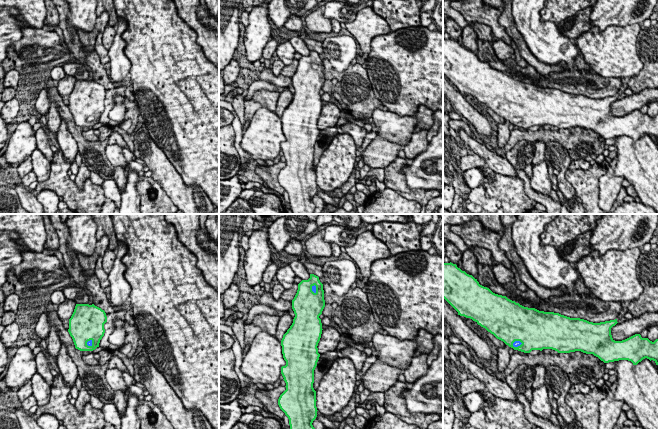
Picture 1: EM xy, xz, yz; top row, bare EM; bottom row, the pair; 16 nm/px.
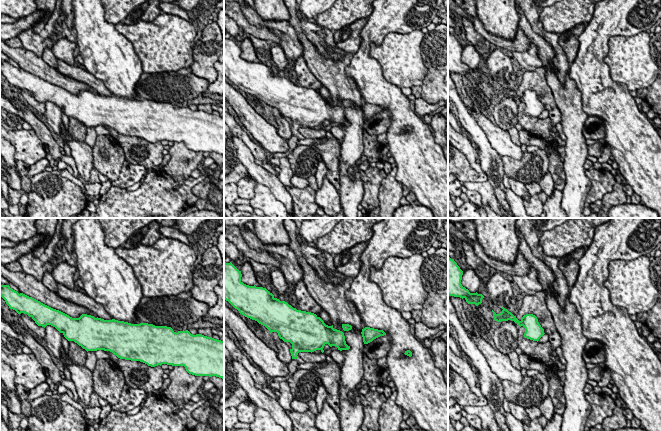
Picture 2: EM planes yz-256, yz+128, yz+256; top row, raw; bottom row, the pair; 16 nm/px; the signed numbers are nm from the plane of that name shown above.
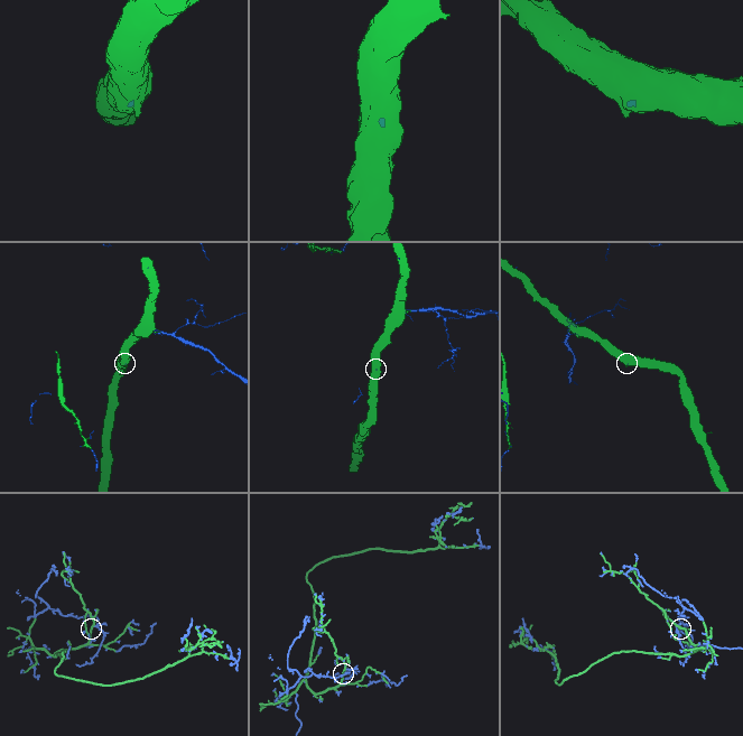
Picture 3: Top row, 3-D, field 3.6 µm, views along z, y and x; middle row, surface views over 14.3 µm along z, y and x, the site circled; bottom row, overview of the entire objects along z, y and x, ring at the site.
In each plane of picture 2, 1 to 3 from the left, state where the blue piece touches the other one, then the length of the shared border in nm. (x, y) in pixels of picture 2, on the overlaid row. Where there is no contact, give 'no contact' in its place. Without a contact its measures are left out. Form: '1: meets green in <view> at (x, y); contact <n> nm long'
1: no contact
2: no contact
3: no contact

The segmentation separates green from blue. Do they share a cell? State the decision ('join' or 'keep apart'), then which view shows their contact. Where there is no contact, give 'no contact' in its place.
join | yz

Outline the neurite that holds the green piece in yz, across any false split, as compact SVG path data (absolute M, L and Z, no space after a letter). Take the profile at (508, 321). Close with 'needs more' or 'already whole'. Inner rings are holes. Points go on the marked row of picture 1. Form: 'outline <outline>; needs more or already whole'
outline M443 262L443 298L458 312L458 315L472 319L514 350L524 353L543 349L552 349L558 353L581 351L593 354L604 363L628 360L637 365L647 358L658 365L658 339L652 342L648 338L642 338L640 334L635 334L625 340L615 341L611 335L611 328L618 323L617 319L593 323L559 313L524 307L480 285L472 275L451 262Z; needs more

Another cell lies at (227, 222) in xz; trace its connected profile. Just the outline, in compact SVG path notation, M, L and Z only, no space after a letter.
M219 214L219 296L233 283L234 276L240 271L240 232L243 214Z

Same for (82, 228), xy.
M76 214L65 222L69 230L67 240L68 254L77 257L78 254L86 257L95 253L97 238L97 224L92 214Z

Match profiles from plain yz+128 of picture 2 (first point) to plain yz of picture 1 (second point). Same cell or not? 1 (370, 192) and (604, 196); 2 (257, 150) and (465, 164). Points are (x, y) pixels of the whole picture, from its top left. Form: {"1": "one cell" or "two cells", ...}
{"1": "two cells", "2": "two cells"}

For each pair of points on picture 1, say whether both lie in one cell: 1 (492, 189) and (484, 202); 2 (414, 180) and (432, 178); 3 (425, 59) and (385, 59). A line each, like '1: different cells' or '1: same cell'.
1: different cells
2: same cell
3: same cell

